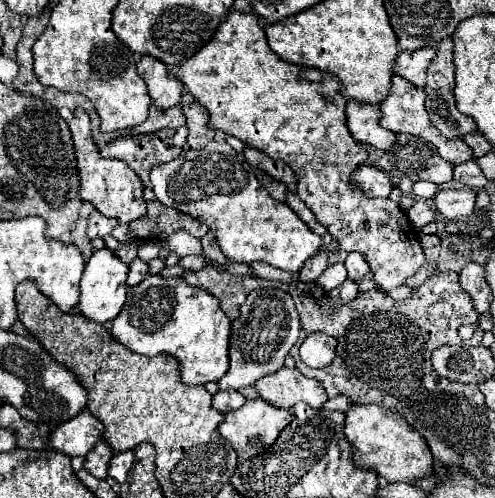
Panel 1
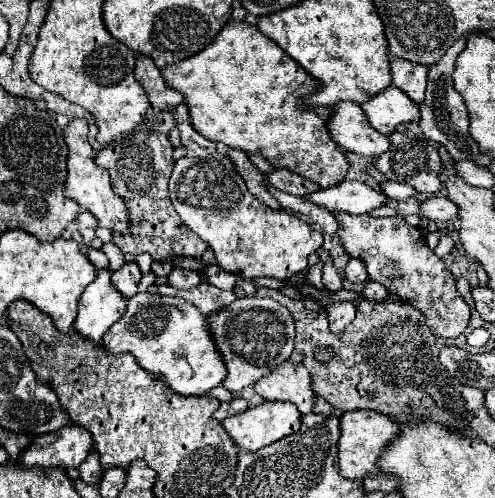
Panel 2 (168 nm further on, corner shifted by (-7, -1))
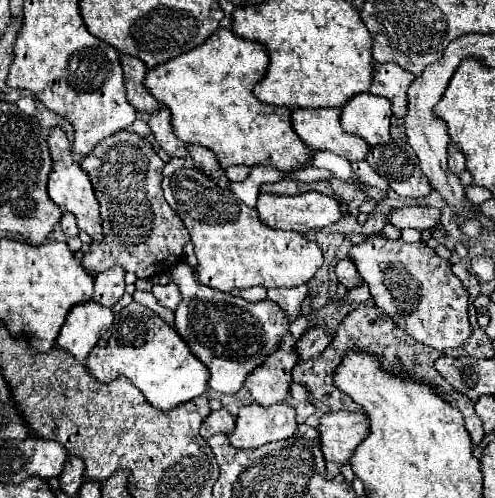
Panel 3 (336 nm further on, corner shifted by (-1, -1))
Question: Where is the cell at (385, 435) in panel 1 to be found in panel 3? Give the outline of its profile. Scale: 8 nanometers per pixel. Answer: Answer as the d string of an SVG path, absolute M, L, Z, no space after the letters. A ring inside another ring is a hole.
M334 411L322 415L318 431L326 459L326 477L334 479L350 461L354 449L368 437L370 419L364 413Z

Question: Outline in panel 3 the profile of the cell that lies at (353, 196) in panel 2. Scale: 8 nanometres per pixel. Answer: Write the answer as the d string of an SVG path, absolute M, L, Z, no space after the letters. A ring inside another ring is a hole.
M308 191L308 193L292 195L292 197L260 193L256 209L262 215L262 221L266 221L266 225L276 227L276 229L290 229L290 231L298 231L298 233L304 233L308 229L322 229L322 227L334 225L344 217L344 209L342 209L340 199L332 197L332 195L318 193L318 191Z

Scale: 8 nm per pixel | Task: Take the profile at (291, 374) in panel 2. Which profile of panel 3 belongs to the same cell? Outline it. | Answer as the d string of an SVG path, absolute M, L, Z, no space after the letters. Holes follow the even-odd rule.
M304 315L292 321L286 339L282 339L282 349L278 349L274 357L268 357L246 379L246 387L250 389L250 395L258 405L288 401L290 385L292 385L292 367L298 361L298 355L292 351L292 347L302 337L306 327L308 327L308 319Z

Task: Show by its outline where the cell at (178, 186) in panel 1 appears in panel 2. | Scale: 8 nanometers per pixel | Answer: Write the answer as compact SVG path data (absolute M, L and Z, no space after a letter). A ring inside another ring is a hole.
M216 151L204 161L182 157L170 177L170 199L188 229L192 229L216 255L216 265L242 279L290 279L308 265L308 255L324 243L322 233L282 211L260 205L246 189L232 161Z

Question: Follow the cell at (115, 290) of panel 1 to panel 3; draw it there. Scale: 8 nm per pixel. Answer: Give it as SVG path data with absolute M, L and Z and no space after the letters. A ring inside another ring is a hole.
M86 301L76 307L66 317L62 331L58 335L56 347L72 353L80 363L86 361L90 349L96 345L98 337L112 325L114 313L96 301Z

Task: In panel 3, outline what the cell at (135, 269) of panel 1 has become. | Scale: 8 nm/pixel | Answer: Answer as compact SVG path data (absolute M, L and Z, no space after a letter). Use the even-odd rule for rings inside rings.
M118 265L110 267L108 271L102 271L96 275L94 281L94 301L106 307L114 307L122 295L124 295L124 269Z

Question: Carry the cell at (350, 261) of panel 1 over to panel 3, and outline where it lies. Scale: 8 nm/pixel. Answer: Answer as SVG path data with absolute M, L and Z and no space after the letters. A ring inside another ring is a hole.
M348 257L342 259L342 261L338 261L338 265L336 265L334 271L336 271L338 281L340 281L346 289L352 289L352 287L360 287L360 285L362 285L362 277L358 275L354 263L352 263Z

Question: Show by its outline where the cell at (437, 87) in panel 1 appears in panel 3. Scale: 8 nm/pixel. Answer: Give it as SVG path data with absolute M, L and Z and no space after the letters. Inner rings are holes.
M454 143L448 145L448 167L454 173L462 173L466 169L466 155L460 149L456 149Z

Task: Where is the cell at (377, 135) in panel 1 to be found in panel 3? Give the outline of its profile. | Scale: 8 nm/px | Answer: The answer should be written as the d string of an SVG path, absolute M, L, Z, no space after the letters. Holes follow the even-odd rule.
M292 109L292 125L300 139L314 151L332 151L348 161L366 159L370 145L350 135L340 125L340 109Z

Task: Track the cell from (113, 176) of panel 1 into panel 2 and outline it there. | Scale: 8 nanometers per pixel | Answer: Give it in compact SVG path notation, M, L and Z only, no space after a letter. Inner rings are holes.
M72 119L64 127L64 141L68 145L68 161L66 161L68 181L66 181L66 189L64 189L66 197L74 199L80 207L88 209L96 217L98 227L126 233L126 229L130 227L128 211L124 207L124 201L120 201L120 197L112 191L110 175L106 173L106 169L102 169L94 163L94 149L88 143L88 123L84 119Z

